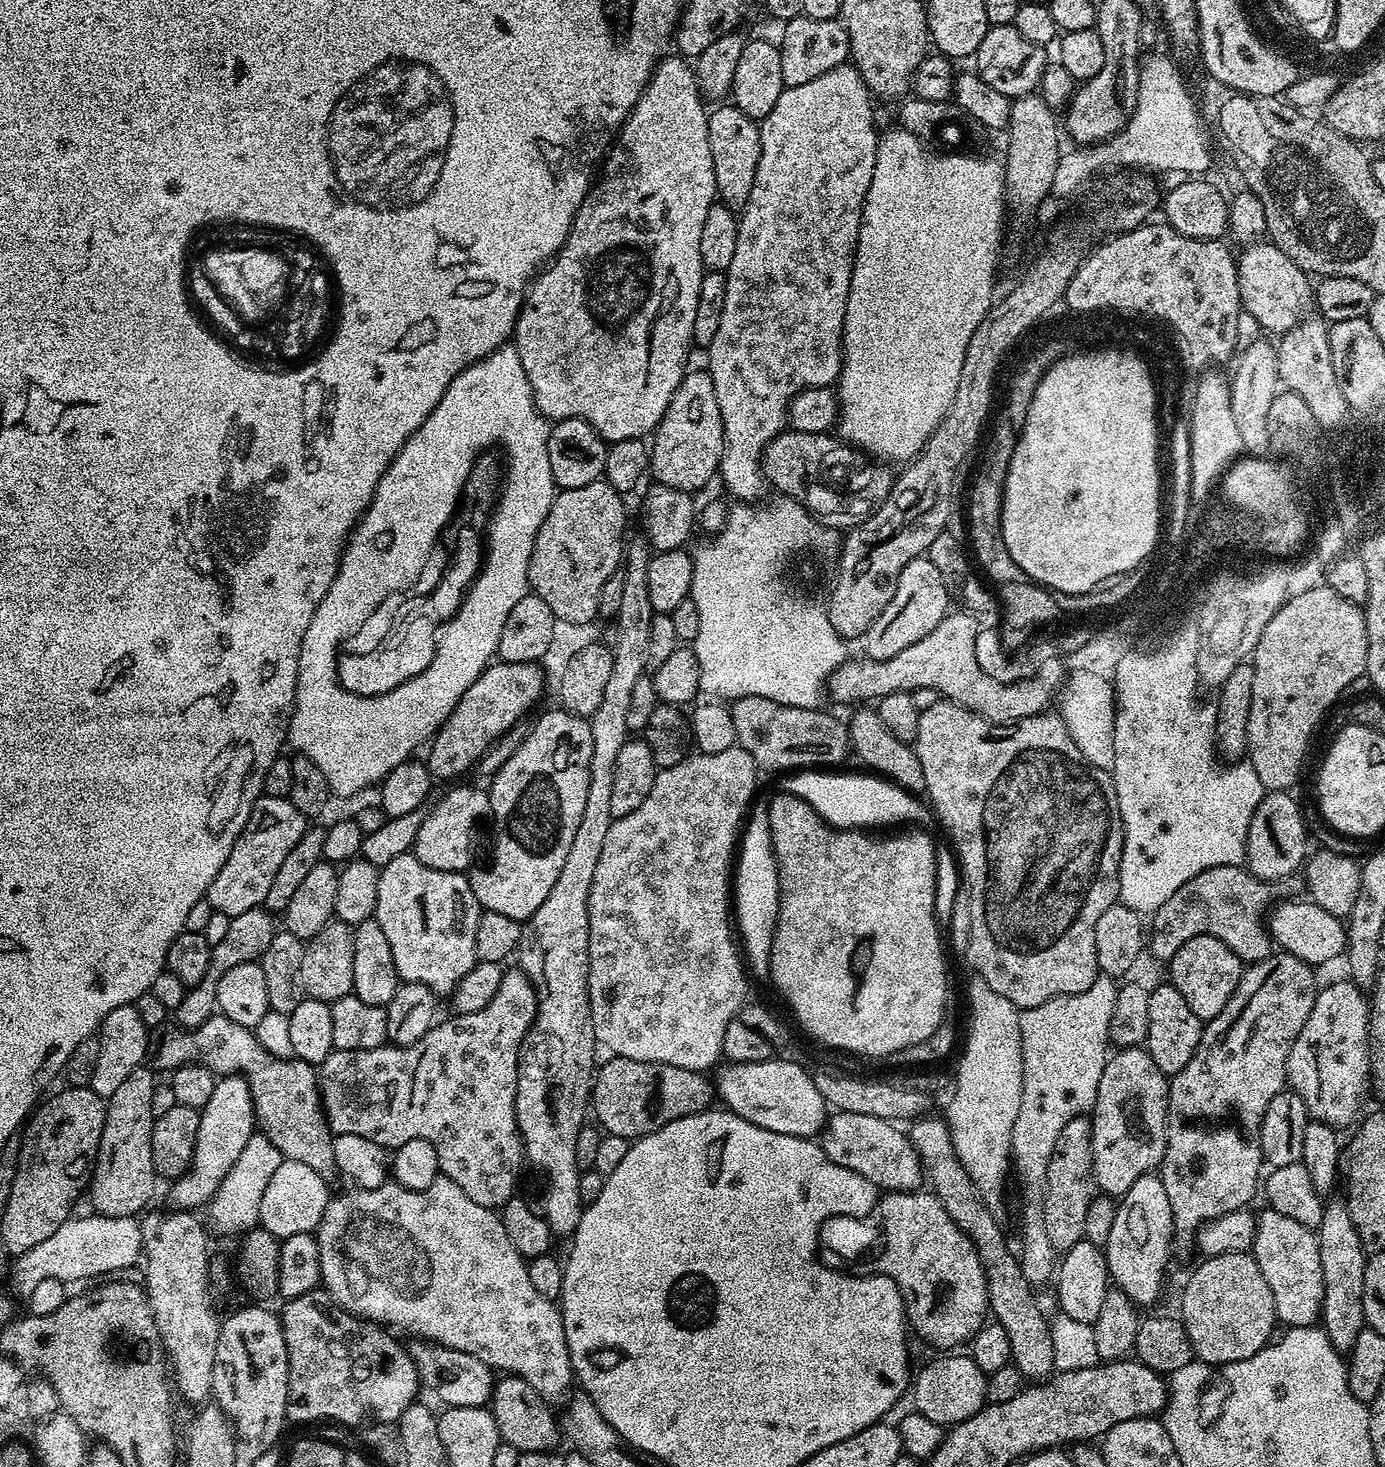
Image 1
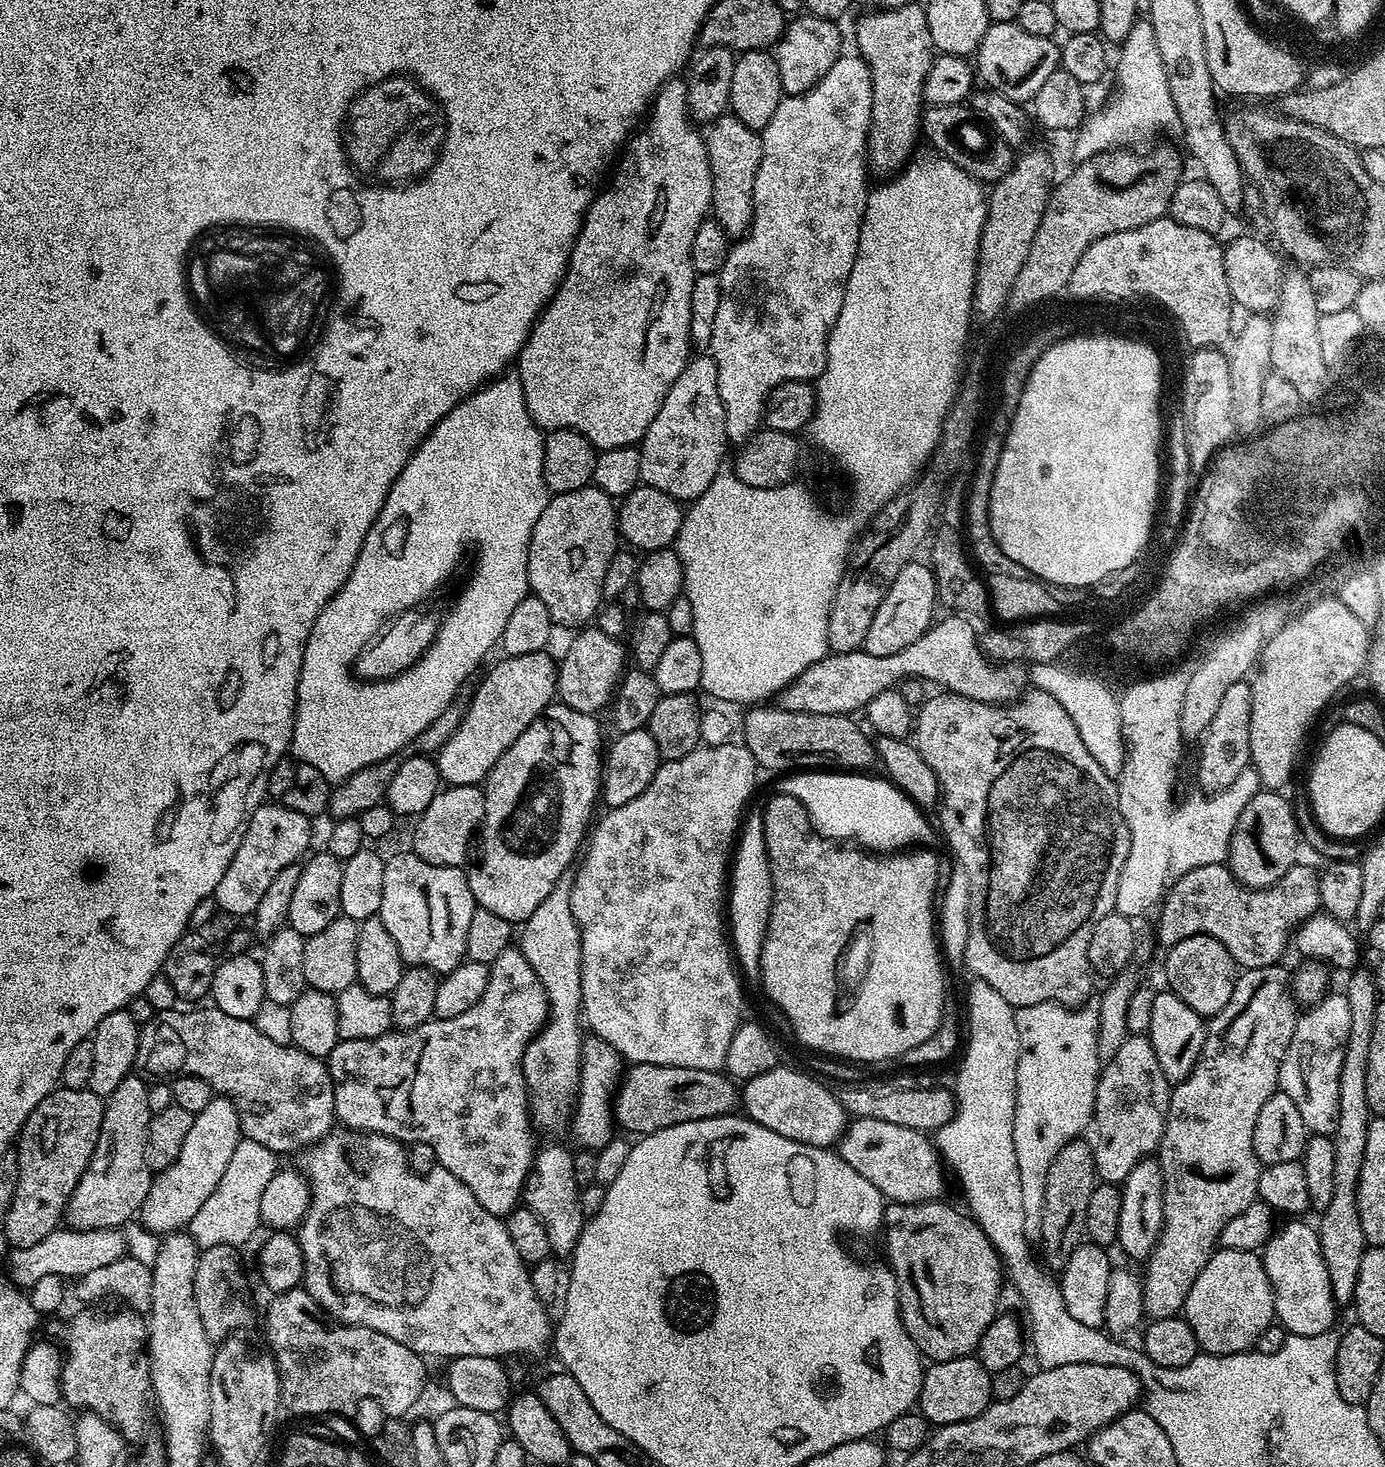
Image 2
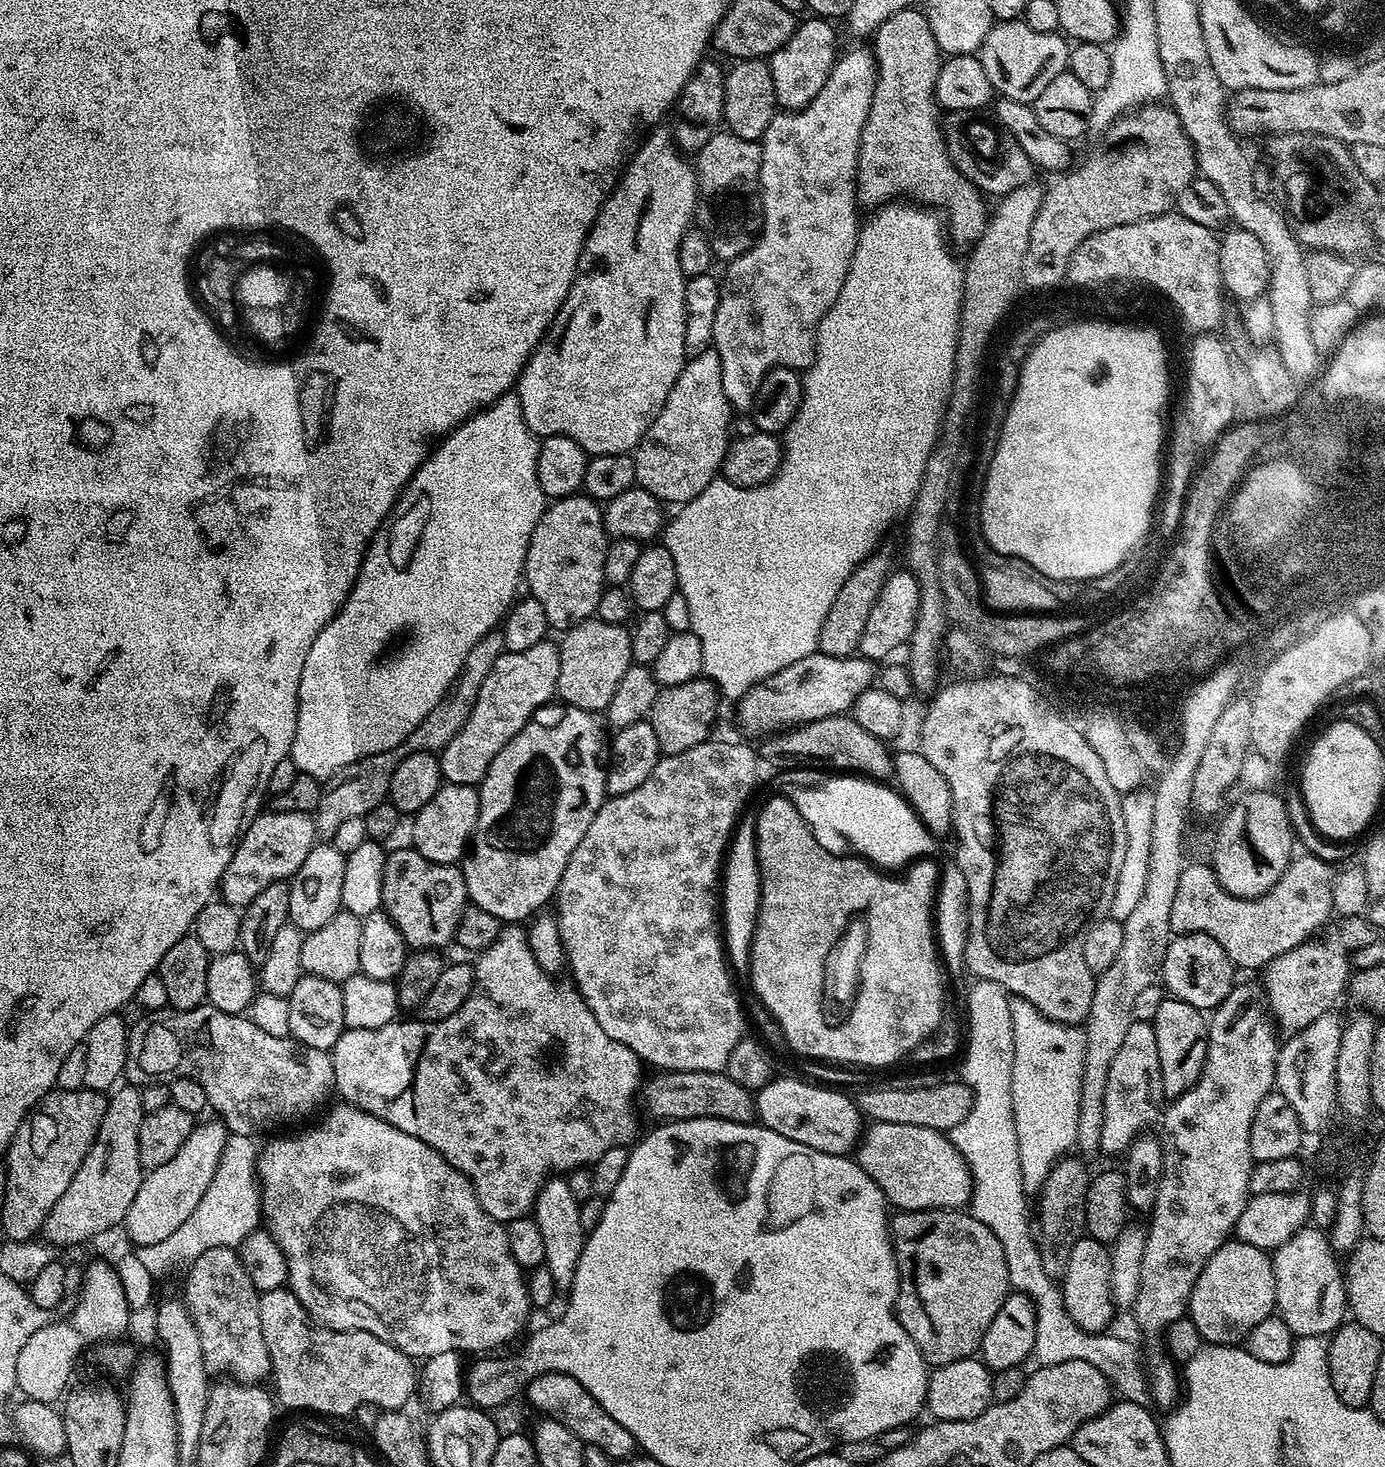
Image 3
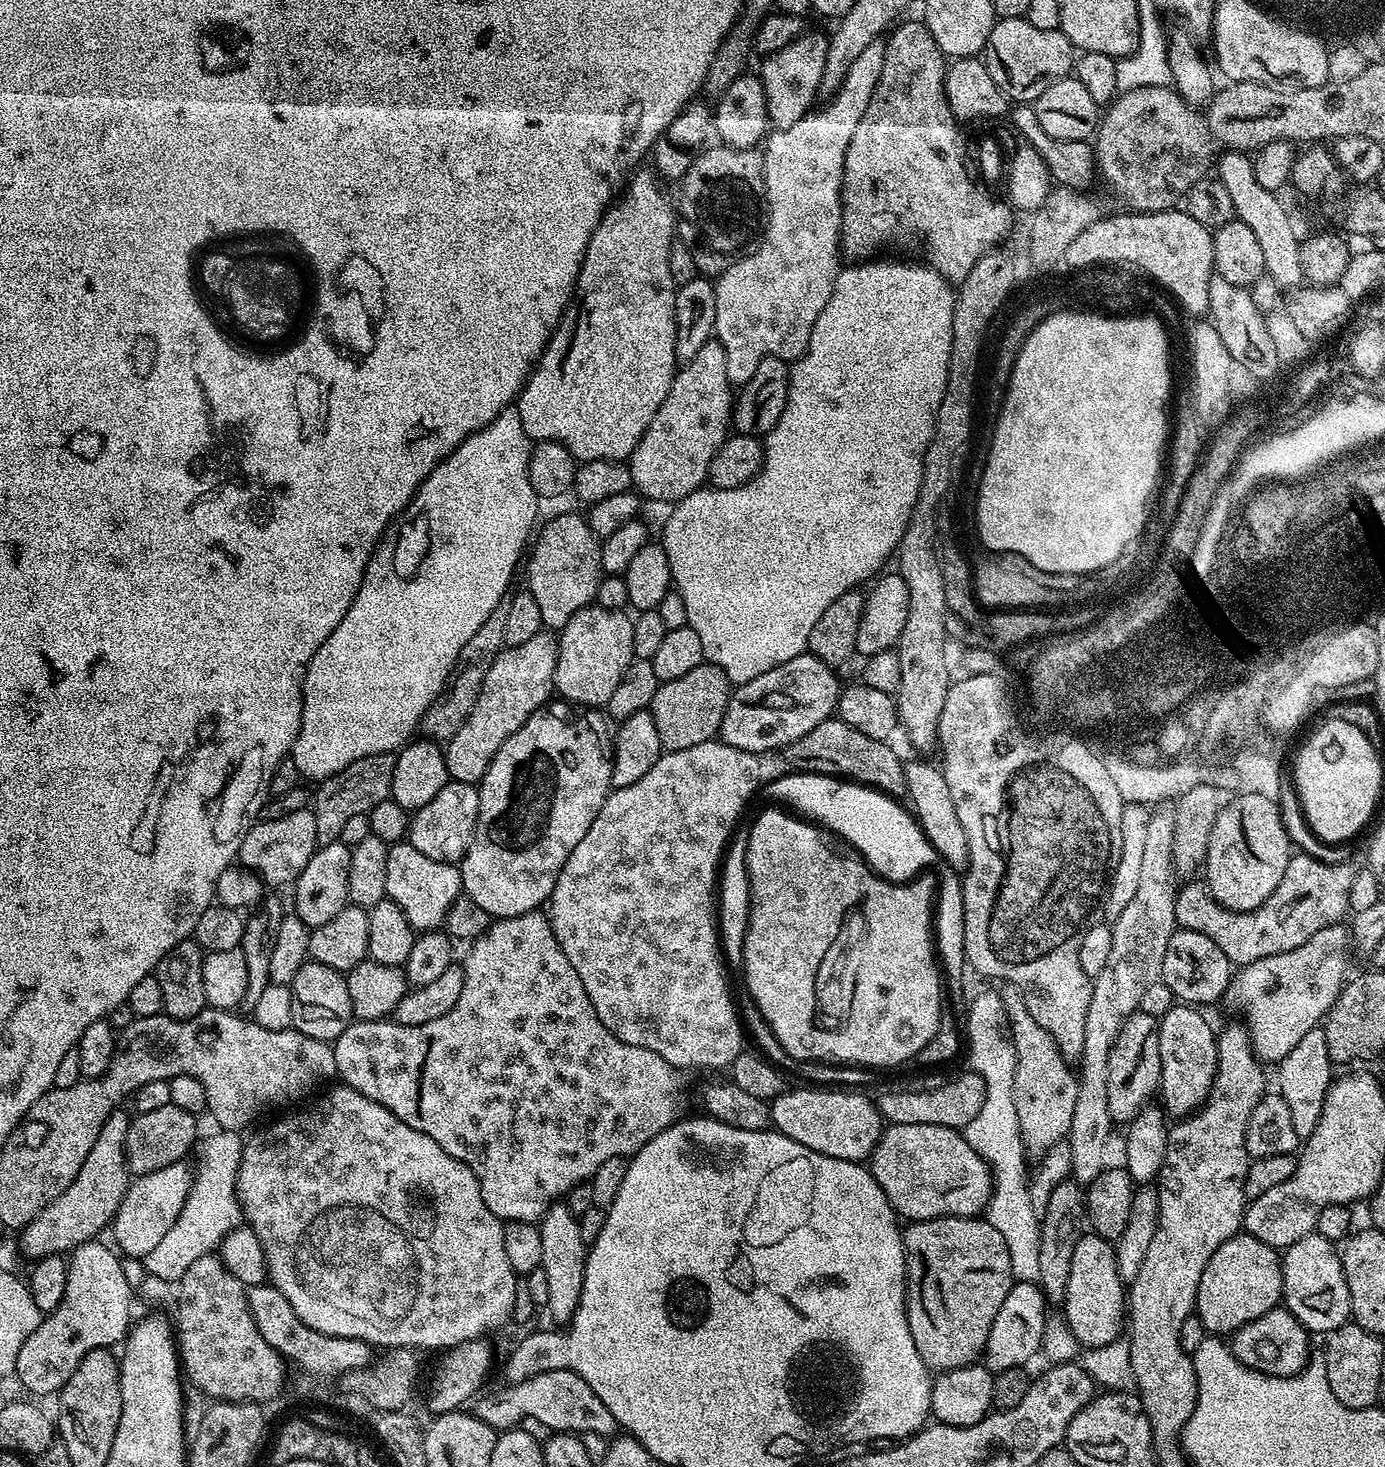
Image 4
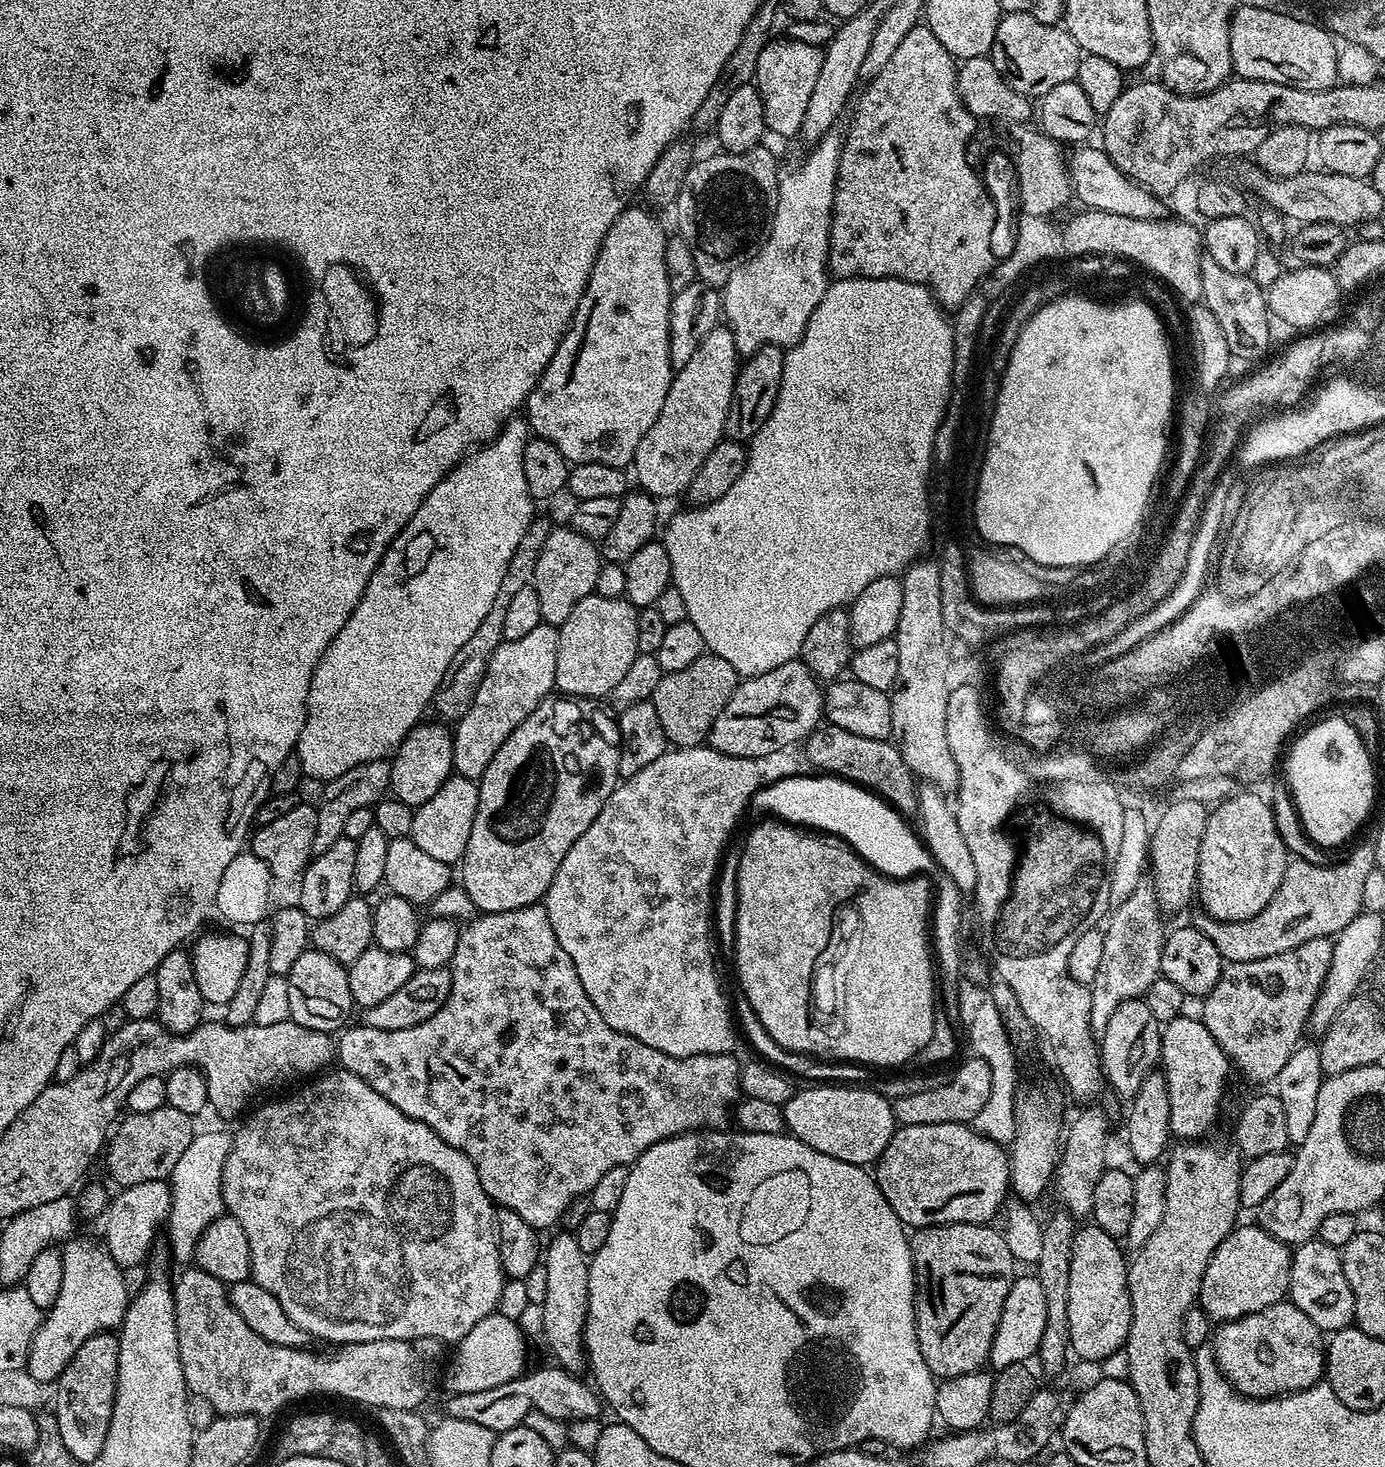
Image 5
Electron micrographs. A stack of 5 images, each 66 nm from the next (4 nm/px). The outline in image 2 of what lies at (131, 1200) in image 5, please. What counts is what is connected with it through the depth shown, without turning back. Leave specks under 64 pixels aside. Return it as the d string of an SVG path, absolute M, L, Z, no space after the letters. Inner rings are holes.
M214 1096L206 1109L195 1113L190 1131L186 1134L185 1141L182 1142L182 1148L175 1162L153 1177L150 1193L146 1196L146 1200L144 1200L138 1213L143 1229L157 1236L165 1236L169 1232L185 1229L218 1186L218 1182L222 1179L224 1170L226 1170L232 1153L234 1153L234 1148L241 1137L240 1117L236 1105L227 1097Z

